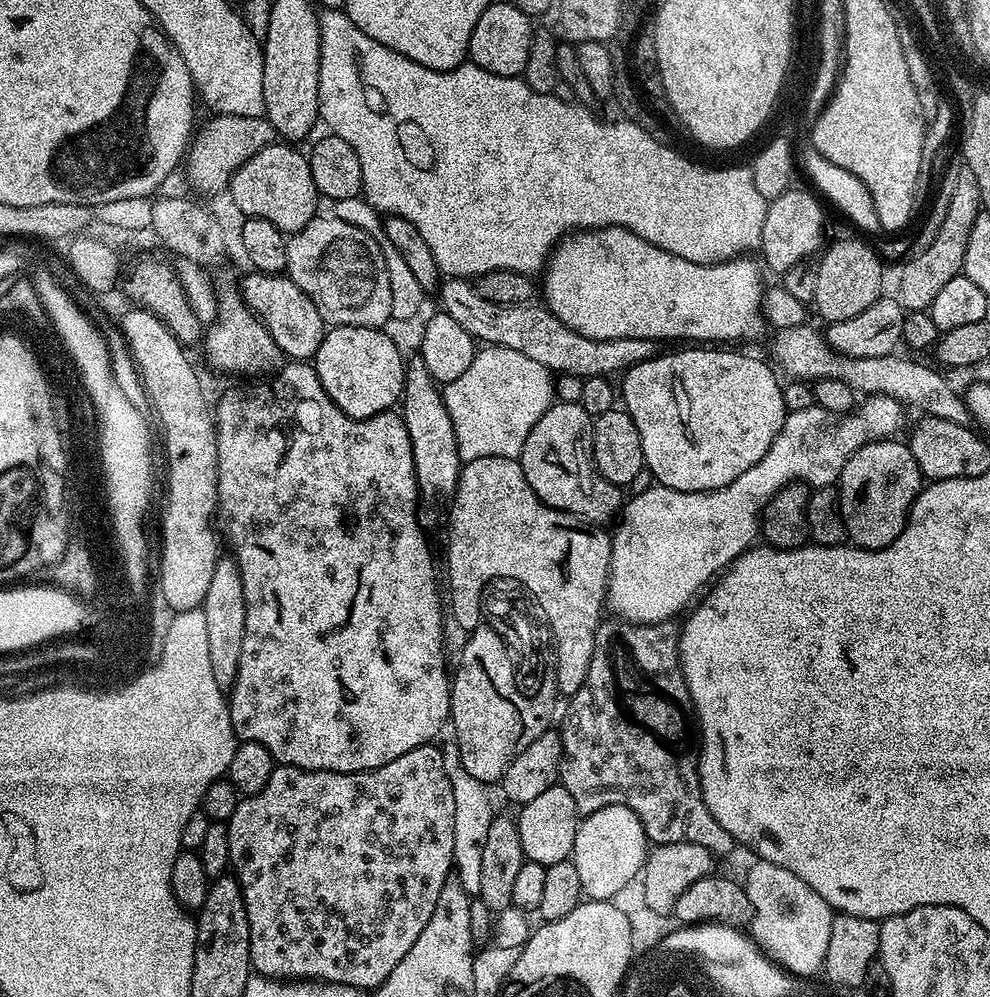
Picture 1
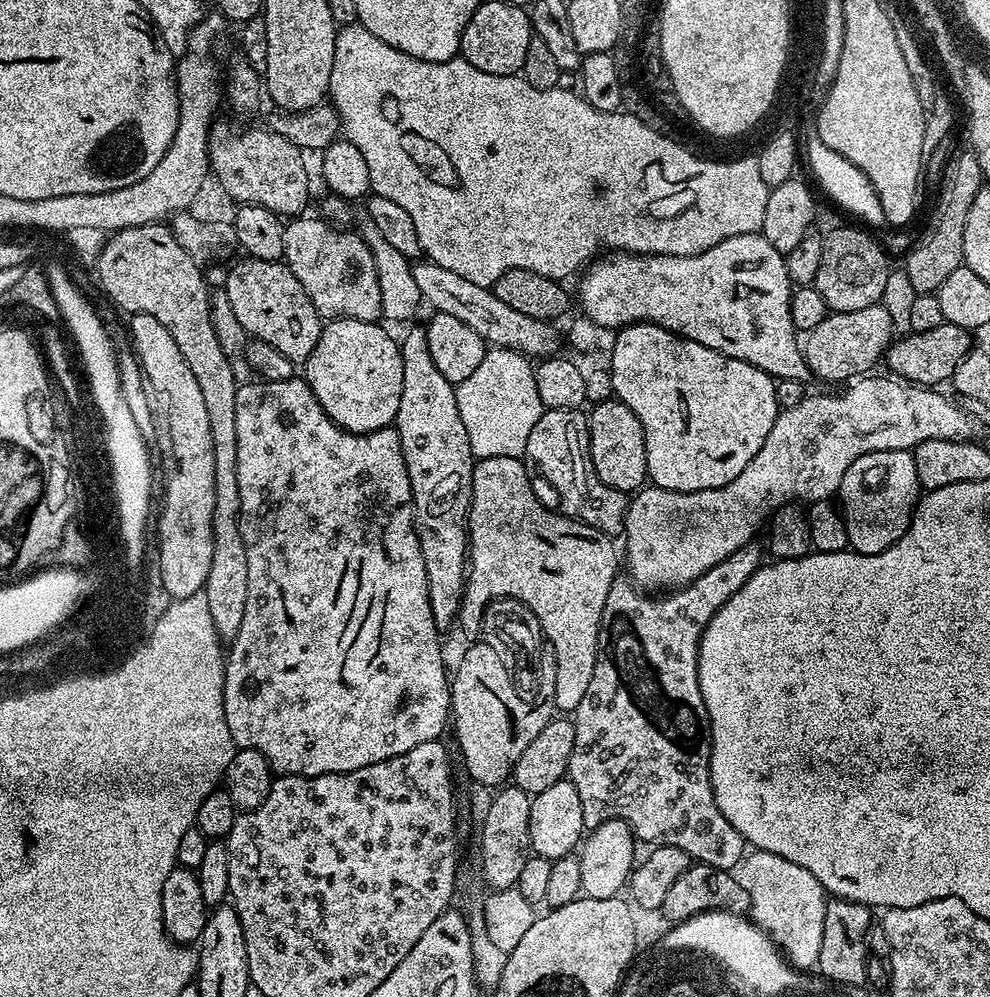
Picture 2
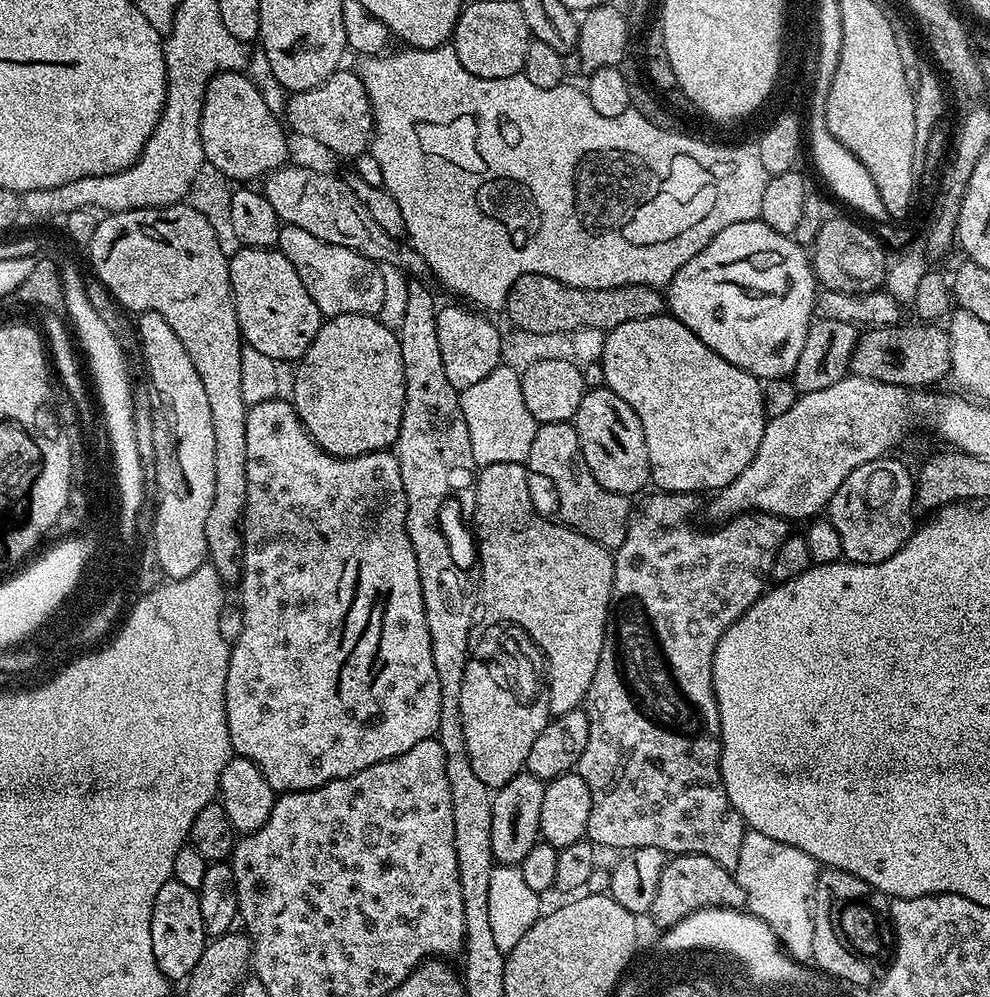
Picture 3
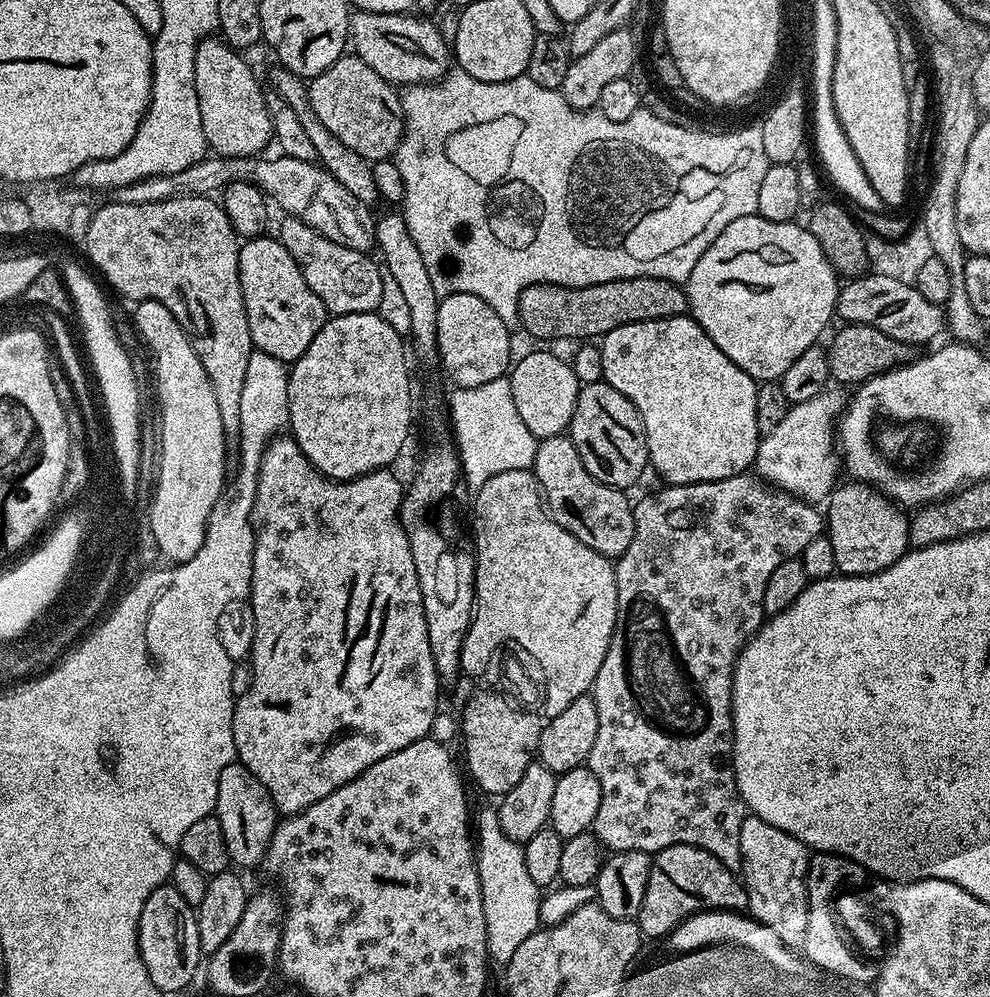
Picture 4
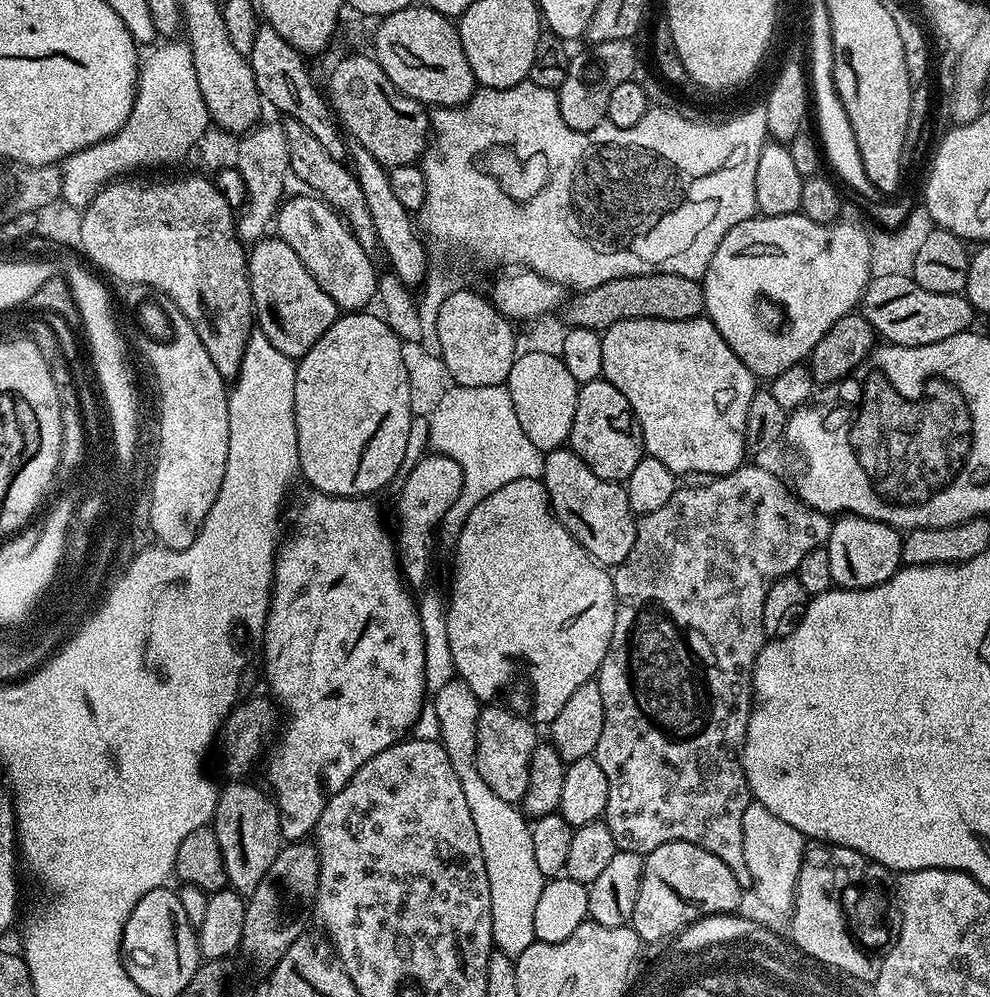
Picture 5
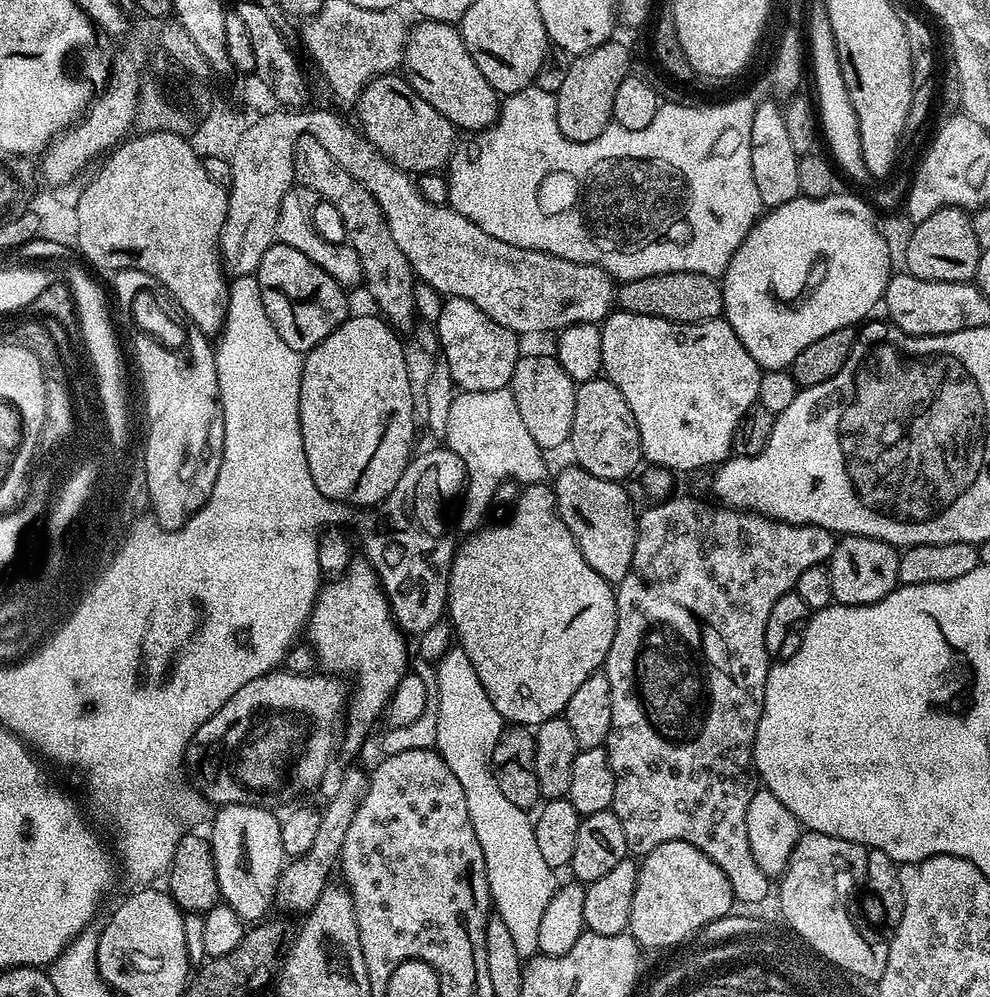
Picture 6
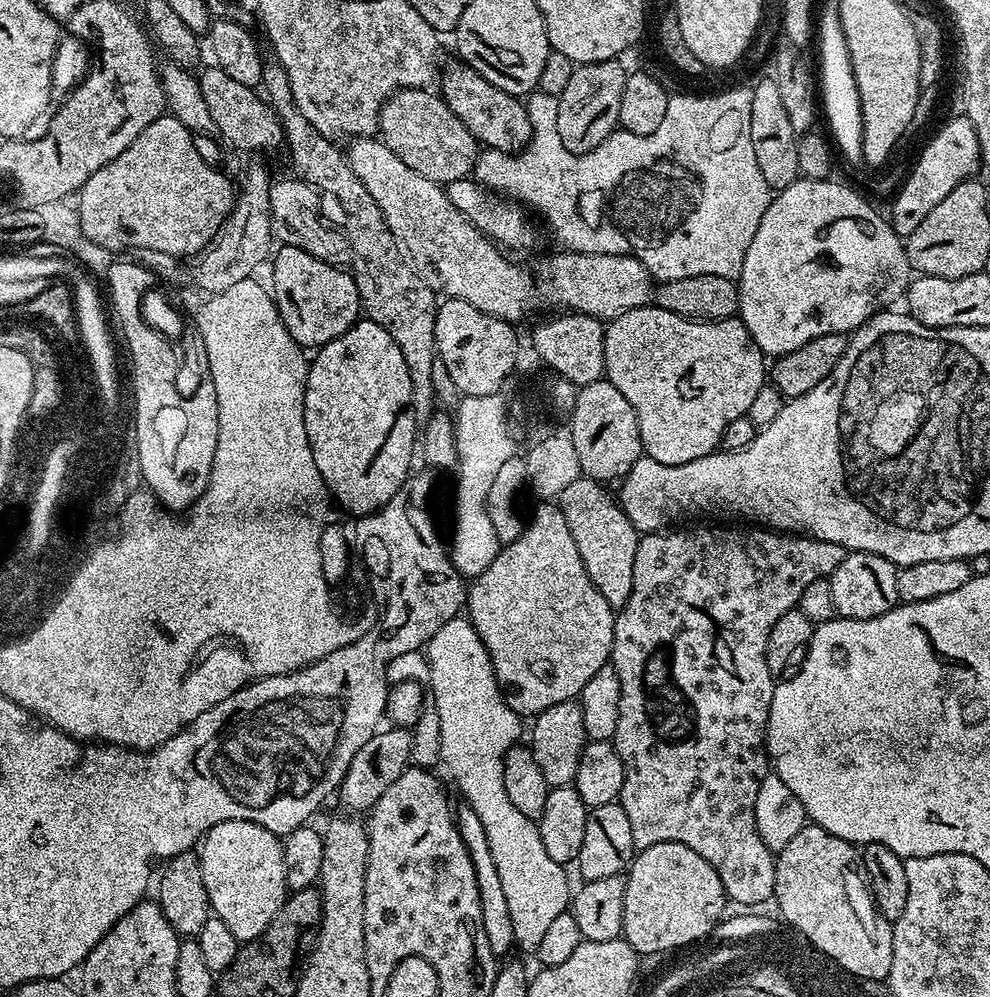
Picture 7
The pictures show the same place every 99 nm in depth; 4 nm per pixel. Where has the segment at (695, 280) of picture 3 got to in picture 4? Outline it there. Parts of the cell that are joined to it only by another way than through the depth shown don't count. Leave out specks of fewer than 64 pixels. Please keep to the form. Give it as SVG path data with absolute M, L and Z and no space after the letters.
M757 214L746 218L737 218L736 221L730 222L730 226L726 226L726 230L722 230L722 234L718 234L718 238L714 238L714 242L710 242L706 254L702 254L702 258L698 258L698 263L694 265L694 270L690 270L690 278L686 282L688 312L692 319L698 322L698 326L702 326L702 330L706 330L706 334L710 334L710 342L714 342L714 346L718 346L718 350L722 350L722 354L726 354L726 358L730 358L730 362L734 362L734 366L738 366L743 372L750 374L757 382L779 381L780 376L786 374L786 370L790 370L790 365L811 344L817 343L821 339L819 336L823 334L824 327L834 320L840 286L841 281L838 279L838 273L832 261L822 250L822 246L818 246L818 238L814 238L814 234L810 234L803 223L770 222Z

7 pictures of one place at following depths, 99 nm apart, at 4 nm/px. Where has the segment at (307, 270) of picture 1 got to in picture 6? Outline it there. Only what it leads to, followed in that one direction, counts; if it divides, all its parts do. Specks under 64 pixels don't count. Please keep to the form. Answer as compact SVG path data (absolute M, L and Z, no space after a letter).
M292 186L292 189L281 200L279 197L278 207L275 209L278 214L278 222L276 223L277 241L286 246L294 246L294 250L306 254L306 258L310 258L310 262L322 266L322 270L326 270L326 274L330 274L330 278L338 281L345 290L352 290L355 284L359 285L364 279L362 262L356 251L348 243L339 242L340 244L335 244L334 241L327 240L316 229L316 224L312 221L312 215L316 212L316 204L318 205L316 192L299 186Z

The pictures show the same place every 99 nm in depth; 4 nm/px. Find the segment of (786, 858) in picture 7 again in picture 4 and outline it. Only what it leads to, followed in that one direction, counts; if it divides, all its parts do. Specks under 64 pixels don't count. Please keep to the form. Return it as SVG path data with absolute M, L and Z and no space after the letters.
M816 852L808 861L808 876L804 880L808 891L808 913L806 938L802 945L803 955L810 963L820 960L824 968L836 968L836 972L844 972L844 976L856 976L856 980L868 980L868 976L878 976L878 968L875 963L857 955L850 947L849 941L842 935L841 925L836 922L834 901L841 895L842 890L859 889L865 883L864 879L866 879L864 867L858 862L838 854Z

